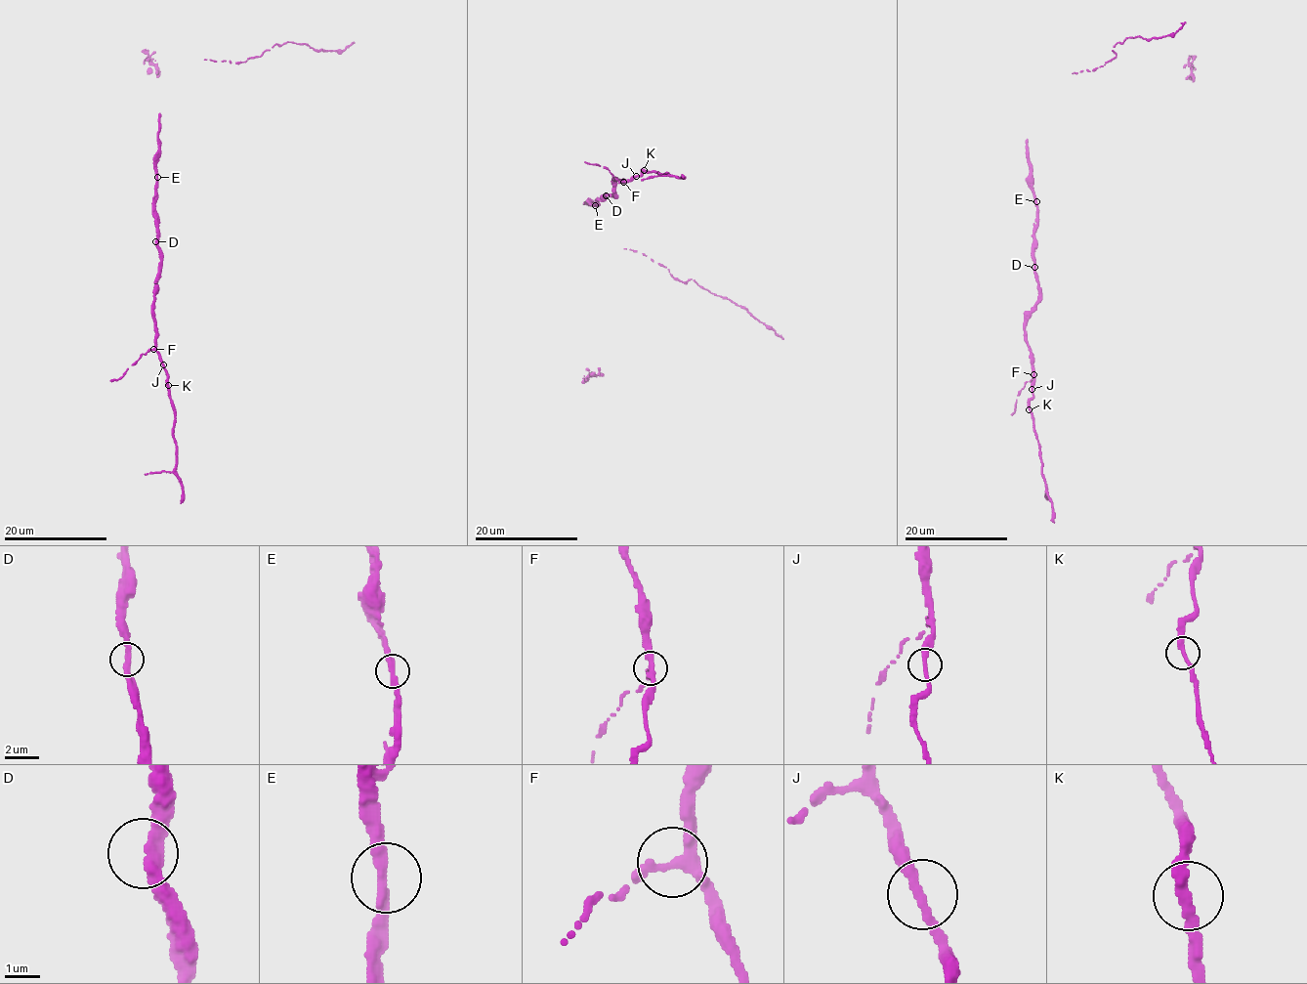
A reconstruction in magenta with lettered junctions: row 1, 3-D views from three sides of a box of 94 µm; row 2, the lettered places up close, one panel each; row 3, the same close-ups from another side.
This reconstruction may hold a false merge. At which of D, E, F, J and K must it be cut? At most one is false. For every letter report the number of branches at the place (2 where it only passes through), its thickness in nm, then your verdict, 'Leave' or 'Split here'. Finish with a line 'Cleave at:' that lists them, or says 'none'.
D: Branches: 2. Thickness 340 nm. Leave
E: Branches: 2. Thickness 320 nm. Leave
F: Branches: 2. Thickness 320 nm. Leave
J: Branches: 2. Thickness 280 nm. Leave
K: Branches: 2. Thickness 300 nm. Leave
Cleave at: none

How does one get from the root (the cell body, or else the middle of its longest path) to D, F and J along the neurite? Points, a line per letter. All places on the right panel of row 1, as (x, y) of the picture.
D: (1034, 202), (1037, 228), (1032, 233), (1034, 267)
F: (1034, 202), (1037, 228), (1032, 233), (1033, 260), (1039, 284), (1039, 302), (1025, 326), (1033, 374)
J: (1034, 202), (1037, 228), (1032, 233), (1033, 260), (1039, 284), (1039, 302), (1025, 326), (1033, 372), (1032, 389)

